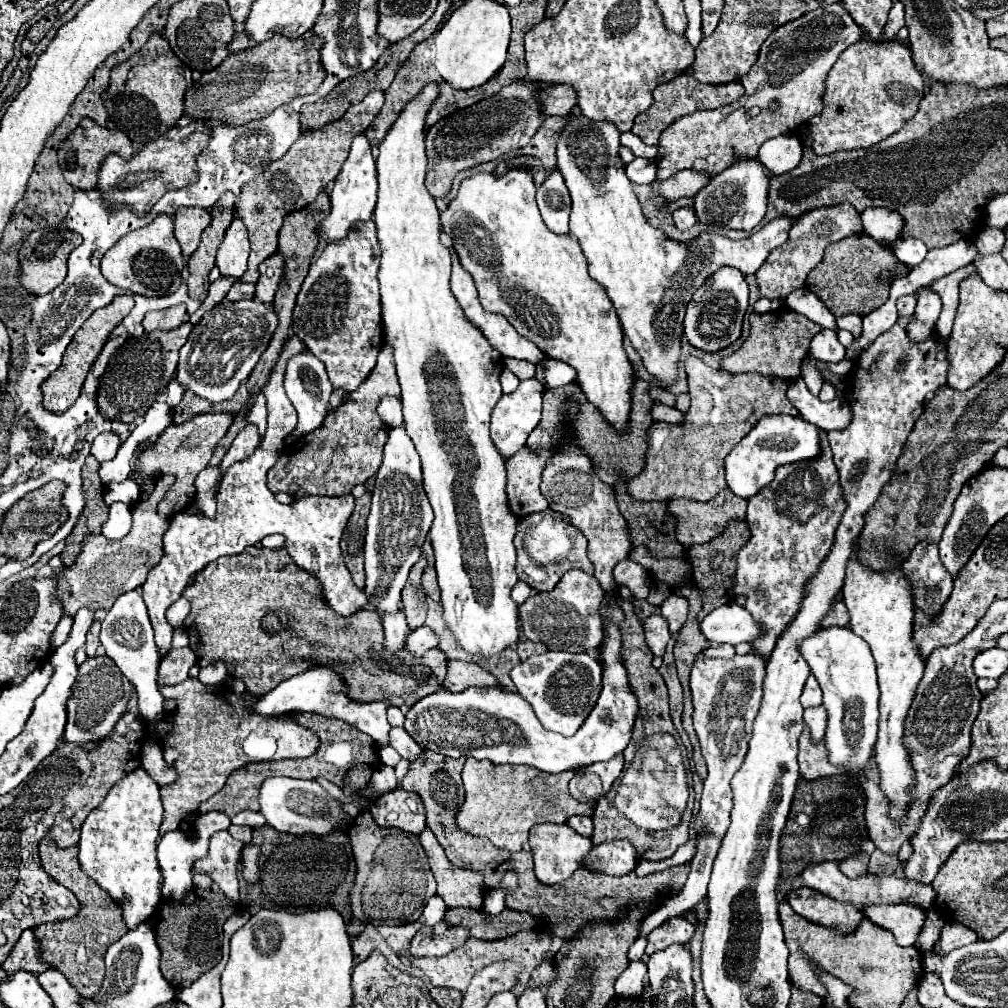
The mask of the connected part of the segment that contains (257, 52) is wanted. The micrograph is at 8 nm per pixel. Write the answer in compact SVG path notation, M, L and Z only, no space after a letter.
M275 33L263 43L257 43L237 55L233 53L217 69L203 73L203 77L187 91L185 115L227 125L243 125L263 119L273 109L317 91L325 79L325 69L319 55L321 47L323 39L317 35L309 35L307 39L287 39L285 35Z

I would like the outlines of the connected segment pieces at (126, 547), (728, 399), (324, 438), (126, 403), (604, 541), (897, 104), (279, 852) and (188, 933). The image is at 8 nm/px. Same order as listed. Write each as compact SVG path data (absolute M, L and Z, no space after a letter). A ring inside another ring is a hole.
M161 475L157 487L149 497L149 503L133 505L133 527L127 537L119 541L109 541L103 535L91 535L85 539L81 553L75 559L73 567L65 567L63 575L57 579L57 593L63 601L63 613L75 615L81 607L111 609L115 599L127 591L133 591L145 583L149 565L155 567L163 557L163 535L169 529L169 519L157 515L157 505L163 501L167 489L173 485L173 475Z
M697 357L685 359L689 377L691 409L685 413L681 427L655 421L649 429L647 467L641 475L629 481L629 495L641 501L669 501L669 499L695 499L709 501L727 487L725 483L725 457L731 449L759 423L765 415L787 413L797 417L799 411L787 399L789 383L781 377L765 377L759 373L729 373L711 369Z
M383 345L377 365L375 369L369 373L369 377L361 383L361 387L357 387L357 391L347 395L347 401L335 409L333 413L327 415L325 423L321 429L313 431L313 435L303 437L301 441L293 443L291 447L285 447L281 457L277 459L277 463L267 471L267 485L273 493L289 493L295 499L307 497L307 495L327 495L327 497L337 497L337 495L345 495L351 493L351 489L355 485L367 483L377 469L381 467L381 459L383 459L383 445L389 437L389 427L381 421L381 417L377 415L377 405L383 397L401 397L399 391L399 381L395 375L395 361L393 361L393 347L391 345Z
M183 323L177 331L153 331L141 335L141 339L127 339L125 361L123 363L119 361L117 365L113 353L105 373L99 377L97 405L101 407L101 413L111 421L123 421L123 423L133 423L133 419L145 415L145 411L153 405L153 399L157 399L161 389L171 381L177 369L179 349L185 345L189 333L191 325Z
M567 437L567 443L553 453L549 463L543 469L541 493L549 503L551 511L557 511L569 519L569 525L579 529L589 541L589 559L595 565L595 577L605 593L617 591L617 583L613 579L613 567L625 559L631 551L629 531L623 515L617 509L615 493L609 485L605 485L595 473L593 463L587 453L583 453L577 443ZM573 471L573 473L571 473Z
M859 39L851 47L847 47L839 59L835 61L833 69L825 79L825 93L823 93L823 111L815 115L795 131L801 143L811 141L813 153L817 155L831 155L837 151L851 151L851 149L867 149L889 135L897 133L909 117L913 117L919 109L919 101L925 95L925 79L921 71L915 67L911 59L911 51L899 43L873 43L869 39Z
M265 825L253 831L253 845L261 847L261 871L259 881L255 885L247 885L241 879L241 907L255 915L259 909L289 909L289 907L333 907L341 913L349 937L357 937L363 933L365 925L359 923L349 911L349 889L355 879L355 863L351 853L351 843L345 833L327 835L325 839L317 839L311 835L295 837L281 835L273 831L273 827Z
M213 883L209 889L193 887L183 899L165 901L159 921L159 947L161 947L161 973L169 985L177 991L189 987L197 977L207 973L221 961L221 941L223 923L231 913L235 913L237 903L233 903L219 887Z

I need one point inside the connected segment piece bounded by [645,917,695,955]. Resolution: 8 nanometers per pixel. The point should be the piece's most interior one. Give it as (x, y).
(677, 930)

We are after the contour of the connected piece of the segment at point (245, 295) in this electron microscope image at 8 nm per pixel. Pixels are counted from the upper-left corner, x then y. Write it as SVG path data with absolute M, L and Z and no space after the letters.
M233 283L233 287L231 287L231 291L227 293L227 299L229 301L241 301L241 299L253 299L255 297L255 285L251 285L251 283Z

